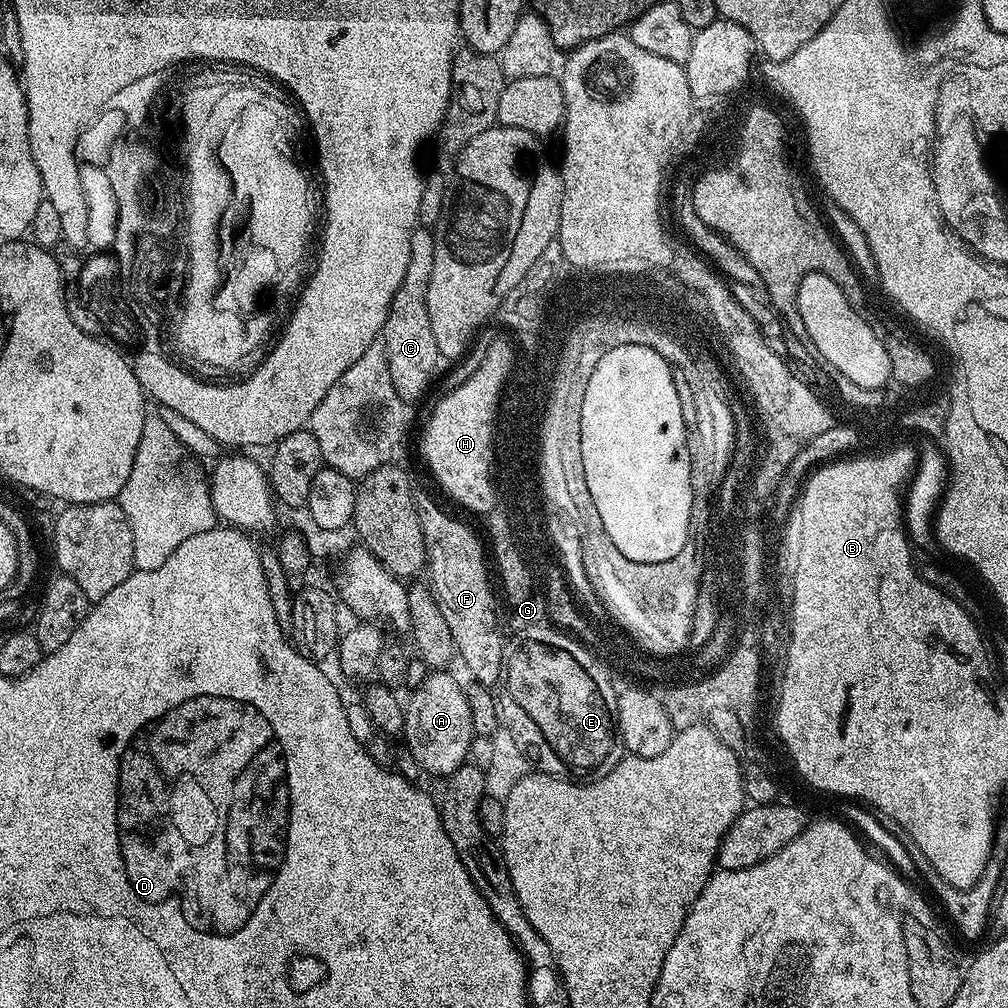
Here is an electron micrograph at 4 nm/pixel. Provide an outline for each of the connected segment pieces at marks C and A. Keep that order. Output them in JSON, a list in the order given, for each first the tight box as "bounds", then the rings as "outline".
[{"bounds":[382,226,441,402],"outline":[[[419,226],[410,234],[410,262],[402,282],[396,285],[396,293],[390,302],[388,317],[384,323],[382,343],[386,350],[386,362],[390,362],[390,382],[398,390],[398,398],[413,402],[432,384],[436,367],[441,367],[441,358],[434,346],[434,330],[430,330],[428,291],[430,273],[434,271],[434,235],[429,229]]]},{"bounds":[403,670,475,778],"outline":[[[434,670],[413,689],[404,709],[403,739],[417,764],[428,773],[447,778],[470,756],[475,736],[467,691],[446,670]]]}]

